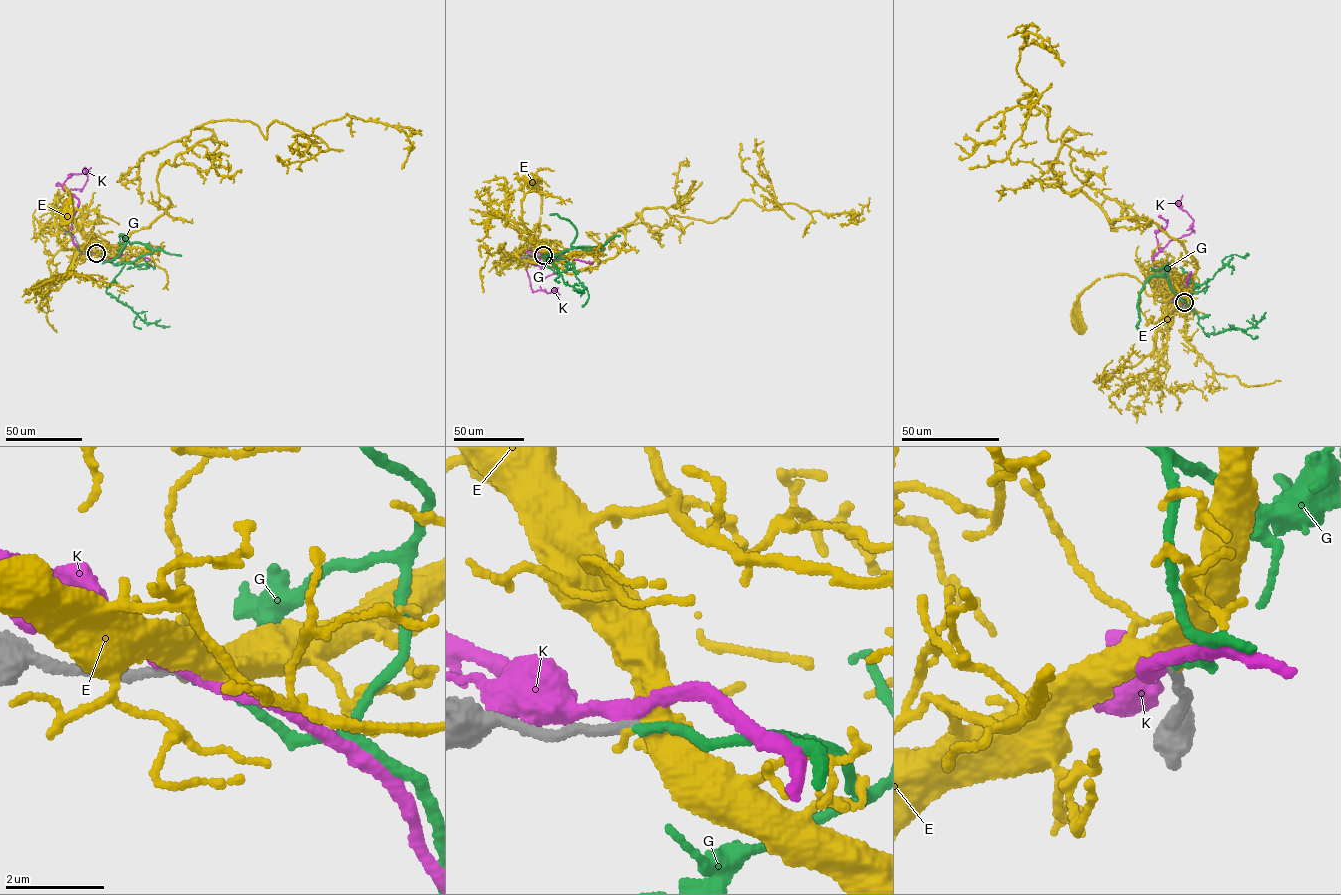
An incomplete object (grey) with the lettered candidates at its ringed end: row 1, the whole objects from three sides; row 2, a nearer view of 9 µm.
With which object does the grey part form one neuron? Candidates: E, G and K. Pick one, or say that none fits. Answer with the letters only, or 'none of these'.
G

